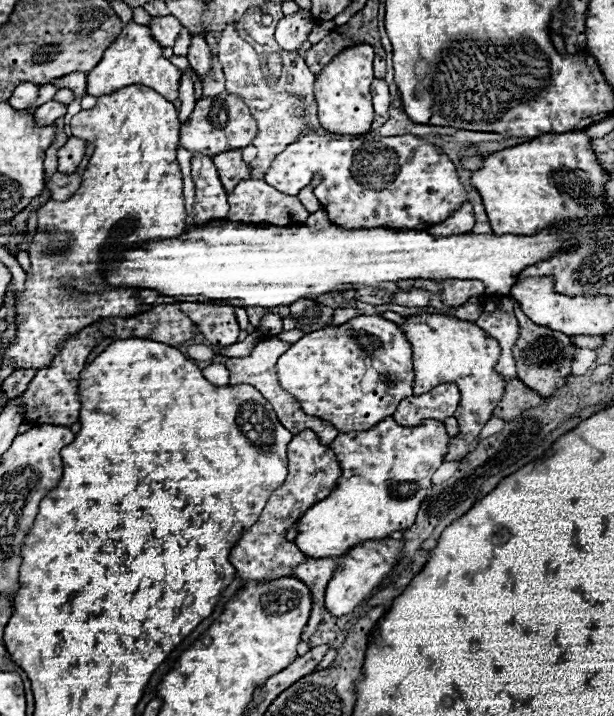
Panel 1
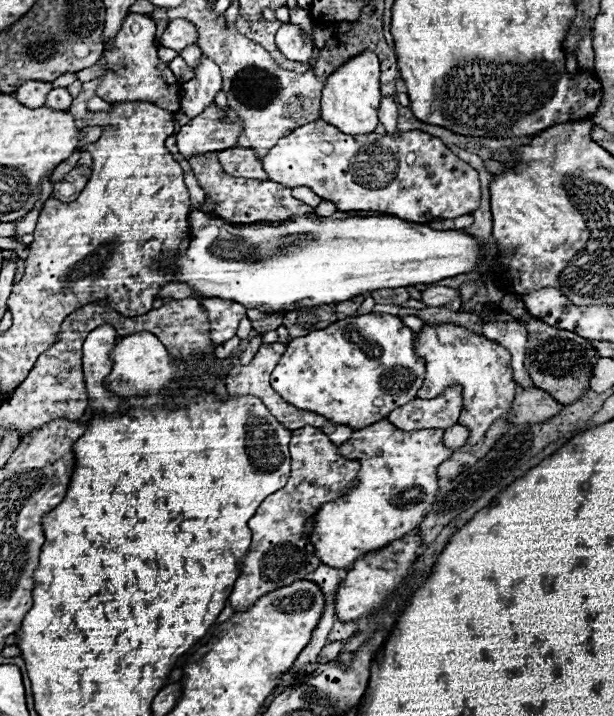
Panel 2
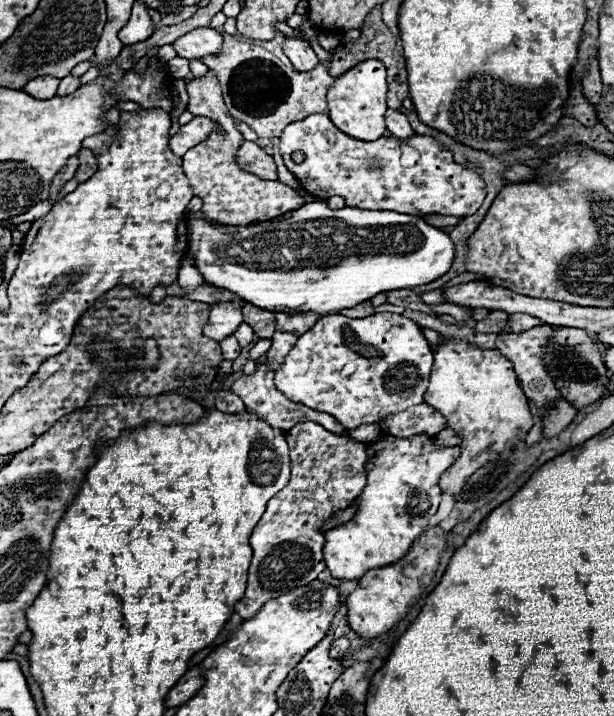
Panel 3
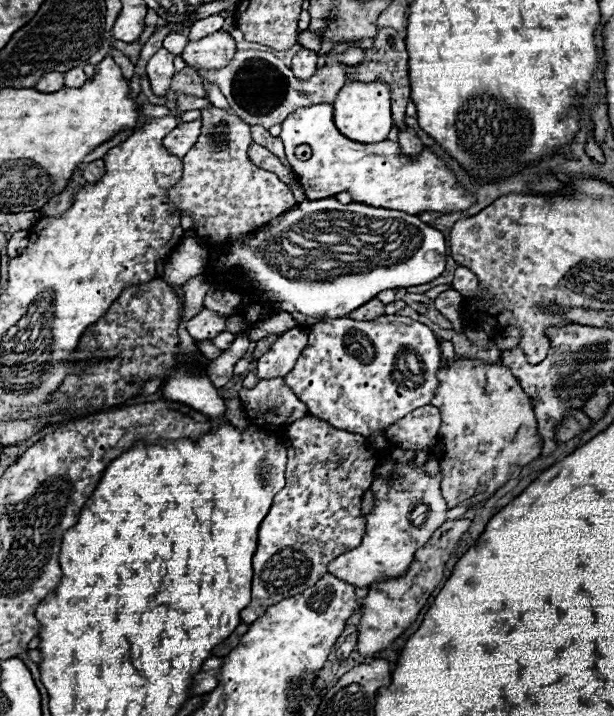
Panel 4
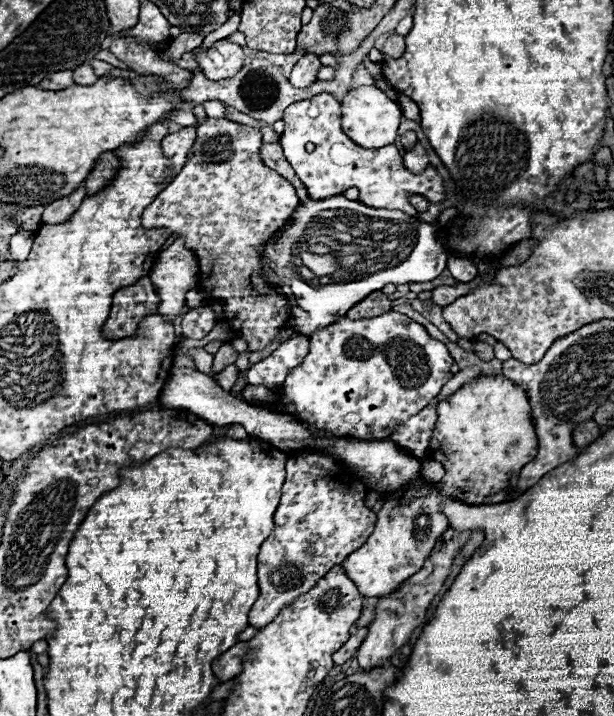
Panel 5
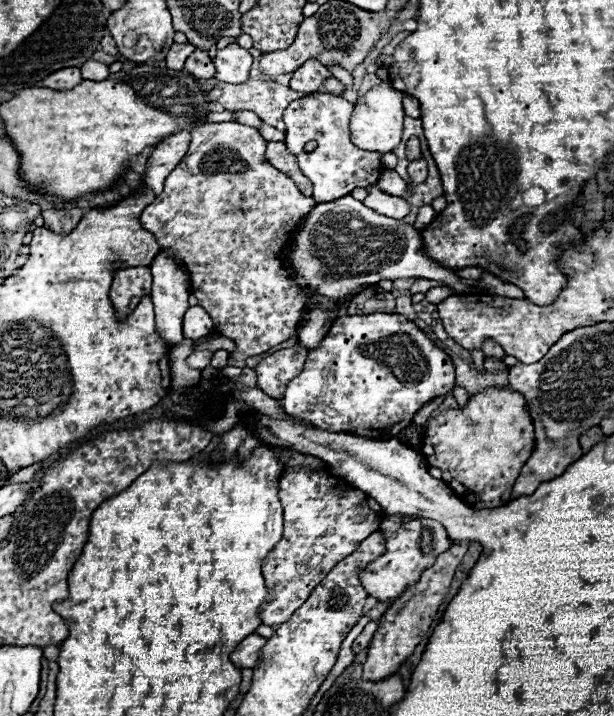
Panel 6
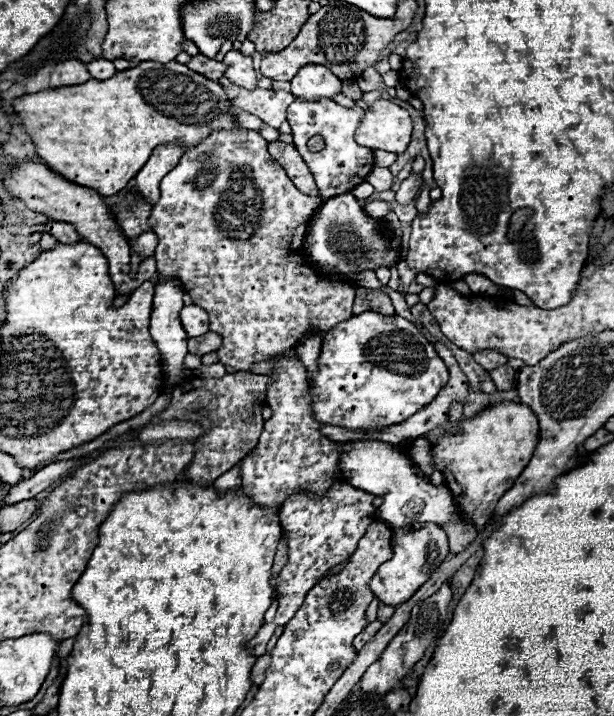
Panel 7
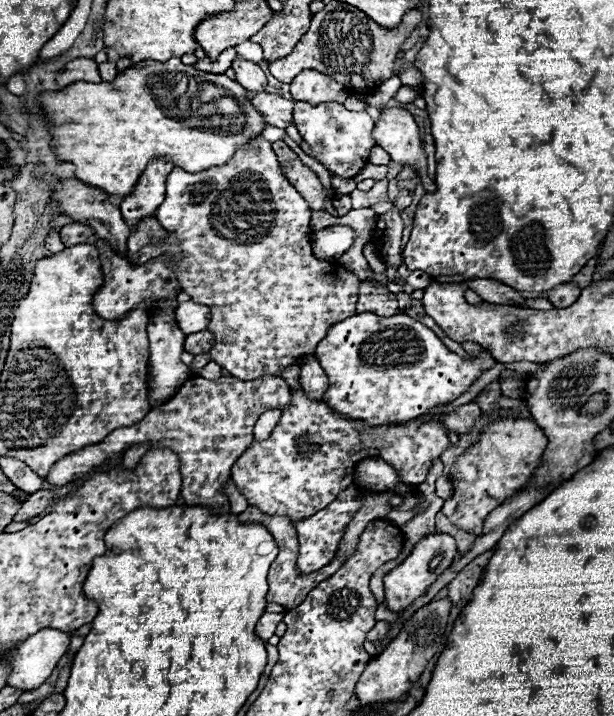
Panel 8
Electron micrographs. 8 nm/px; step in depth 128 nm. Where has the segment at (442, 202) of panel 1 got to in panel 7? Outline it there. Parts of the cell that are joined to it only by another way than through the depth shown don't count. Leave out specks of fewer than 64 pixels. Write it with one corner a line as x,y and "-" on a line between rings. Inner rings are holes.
294,100
294,104
288,108
288,122
292,126
294,146
302,154
304,162
308,164
310,172
316,178
316,184
320,188
320,198
332,198
338,194
350,192
354,186
362,184
374,166
372,148
360,146
354,140
354,132
360,126
360,116
364,116
362,108
344,108
336,104
334,100
318,100
316,104
308,104
306,100
-
312,136
324,136
326,148
320,152
310,152
306,142
-
372,200
372,202
366,204
364,209
372,218
382,218
382,216
386,216
390,212
390,204
386,204
382,200

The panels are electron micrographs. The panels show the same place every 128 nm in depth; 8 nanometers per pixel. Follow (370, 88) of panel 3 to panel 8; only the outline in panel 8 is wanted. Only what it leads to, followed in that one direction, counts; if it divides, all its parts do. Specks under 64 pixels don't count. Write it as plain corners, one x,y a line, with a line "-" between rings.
384,108
372,132
376,146
382,146
390,158
402,166
412,166
422,180
426,192
434,192
436,185
426,172
426,150
422,150
418,124
404,108

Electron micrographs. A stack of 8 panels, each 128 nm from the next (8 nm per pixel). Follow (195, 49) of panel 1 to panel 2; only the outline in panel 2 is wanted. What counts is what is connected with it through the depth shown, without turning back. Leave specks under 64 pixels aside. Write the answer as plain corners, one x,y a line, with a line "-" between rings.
202,56
196,76
182,84
182,98
180,98
180,110
188,116
196,116
204,112
204,108
214,104
216,94
222,90
222,76
220,68
212,64
206,56

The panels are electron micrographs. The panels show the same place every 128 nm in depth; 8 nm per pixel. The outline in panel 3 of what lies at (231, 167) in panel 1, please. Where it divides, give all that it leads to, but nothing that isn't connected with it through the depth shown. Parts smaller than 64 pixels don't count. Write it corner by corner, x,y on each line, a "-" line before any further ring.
244,142
238,152
236,152
238,160
240,160
240,168
244,168
246,172
256,172
258,176
264,176
264,180
276,180
278,172
276,172
276,164
272,160
270,154
266,154
256,142

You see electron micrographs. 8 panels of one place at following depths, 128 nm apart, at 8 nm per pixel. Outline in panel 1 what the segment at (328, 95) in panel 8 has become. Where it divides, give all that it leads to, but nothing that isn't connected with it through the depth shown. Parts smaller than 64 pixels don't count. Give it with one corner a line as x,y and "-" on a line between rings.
300,10
294,16
284,16
276,26
278,46
286,52
298,52
300,46
308,40
314,24
316,20
312,20
312,14
306,10

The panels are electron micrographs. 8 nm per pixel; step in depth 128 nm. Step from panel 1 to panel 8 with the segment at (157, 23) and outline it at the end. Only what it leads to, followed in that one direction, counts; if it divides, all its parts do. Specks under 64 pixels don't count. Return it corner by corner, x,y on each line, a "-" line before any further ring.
236,56
236,60
232,62
232,68
236,70
236,82
242,84
250,92
262,92
264,86
268,84
266,74
254,62
248,62
248,60

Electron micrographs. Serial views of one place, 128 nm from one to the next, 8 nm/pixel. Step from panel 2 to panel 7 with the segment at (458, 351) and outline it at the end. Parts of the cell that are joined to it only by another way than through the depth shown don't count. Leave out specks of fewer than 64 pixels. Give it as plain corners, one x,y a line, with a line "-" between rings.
498,402
478,416
462,422
456,434
446,434
434,448
434,466
446,478
446,486
452,490
458,512
464,520
482,528
500,496
512,488
516,478
530,462
540,440
538,418
524,404

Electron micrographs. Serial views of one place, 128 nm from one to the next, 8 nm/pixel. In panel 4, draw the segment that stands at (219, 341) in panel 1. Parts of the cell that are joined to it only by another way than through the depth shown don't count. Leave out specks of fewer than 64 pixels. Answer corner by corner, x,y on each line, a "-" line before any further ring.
204,308
188,322
188,332
192,338
200,342
200,340
210,340
220,332
224,332
224,326
226,326
226,318
222,318
218,312

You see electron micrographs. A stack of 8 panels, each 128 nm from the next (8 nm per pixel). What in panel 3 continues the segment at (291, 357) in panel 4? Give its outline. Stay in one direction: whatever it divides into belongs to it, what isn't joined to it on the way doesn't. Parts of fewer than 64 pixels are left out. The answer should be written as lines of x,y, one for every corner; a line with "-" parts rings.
276,332
276,334
272,336
272,346
270,346
270,350
266,352
266,356
268,356
266,360
268,360
268,366
270,366
274,372
284,364
284,358
286,358
288,352
294,348
296,340
298,340
298,336
290,334
290,332

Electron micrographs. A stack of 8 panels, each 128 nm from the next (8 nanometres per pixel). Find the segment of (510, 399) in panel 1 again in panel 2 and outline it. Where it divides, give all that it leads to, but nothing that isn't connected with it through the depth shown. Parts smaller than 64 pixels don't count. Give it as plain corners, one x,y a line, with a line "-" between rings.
518,388
510,422
522,424
522,422
546,422
554,418
562,410
562,404
556,402
548,392
540,388

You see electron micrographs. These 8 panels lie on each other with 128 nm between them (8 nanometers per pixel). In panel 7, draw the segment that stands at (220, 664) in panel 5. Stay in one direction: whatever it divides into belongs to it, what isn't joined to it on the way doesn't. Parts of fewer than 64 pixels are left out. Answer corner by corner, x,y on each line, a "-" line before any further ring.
346,481
332,486
332,492
328,496
292,496
292,500
286,500
284,508
280,508
280,522
288,534
288,564
282,568
278,576
278,612
272,622
262,624
262,628
256,632
256,636
248,642
248,648
256,656
262,656
266,652
266,644
272,638
276,626
284,626
300,608
304,602
304,596
312,588
314,580
308,580
308,576
324,576
328,568
336,566
338,562
344,562
358,546
360,536
364,536
368,524
376,520
376,508
372,506
374,496
358,490

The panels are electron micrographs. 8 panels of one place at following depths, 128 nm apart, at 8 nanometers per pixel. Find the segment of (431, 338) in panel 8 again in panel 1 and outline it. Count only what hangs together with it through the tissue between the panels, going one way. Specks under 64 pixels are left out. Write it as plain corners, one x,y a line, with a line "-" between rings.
358,316
340,326
328,326
304,334
278,358
276,376
278,384
300,402
300,408
306,414
332,422
340,432
368,430
382,422
386,416
392,416
398,404
412,396
412,346
398,324
382,316

